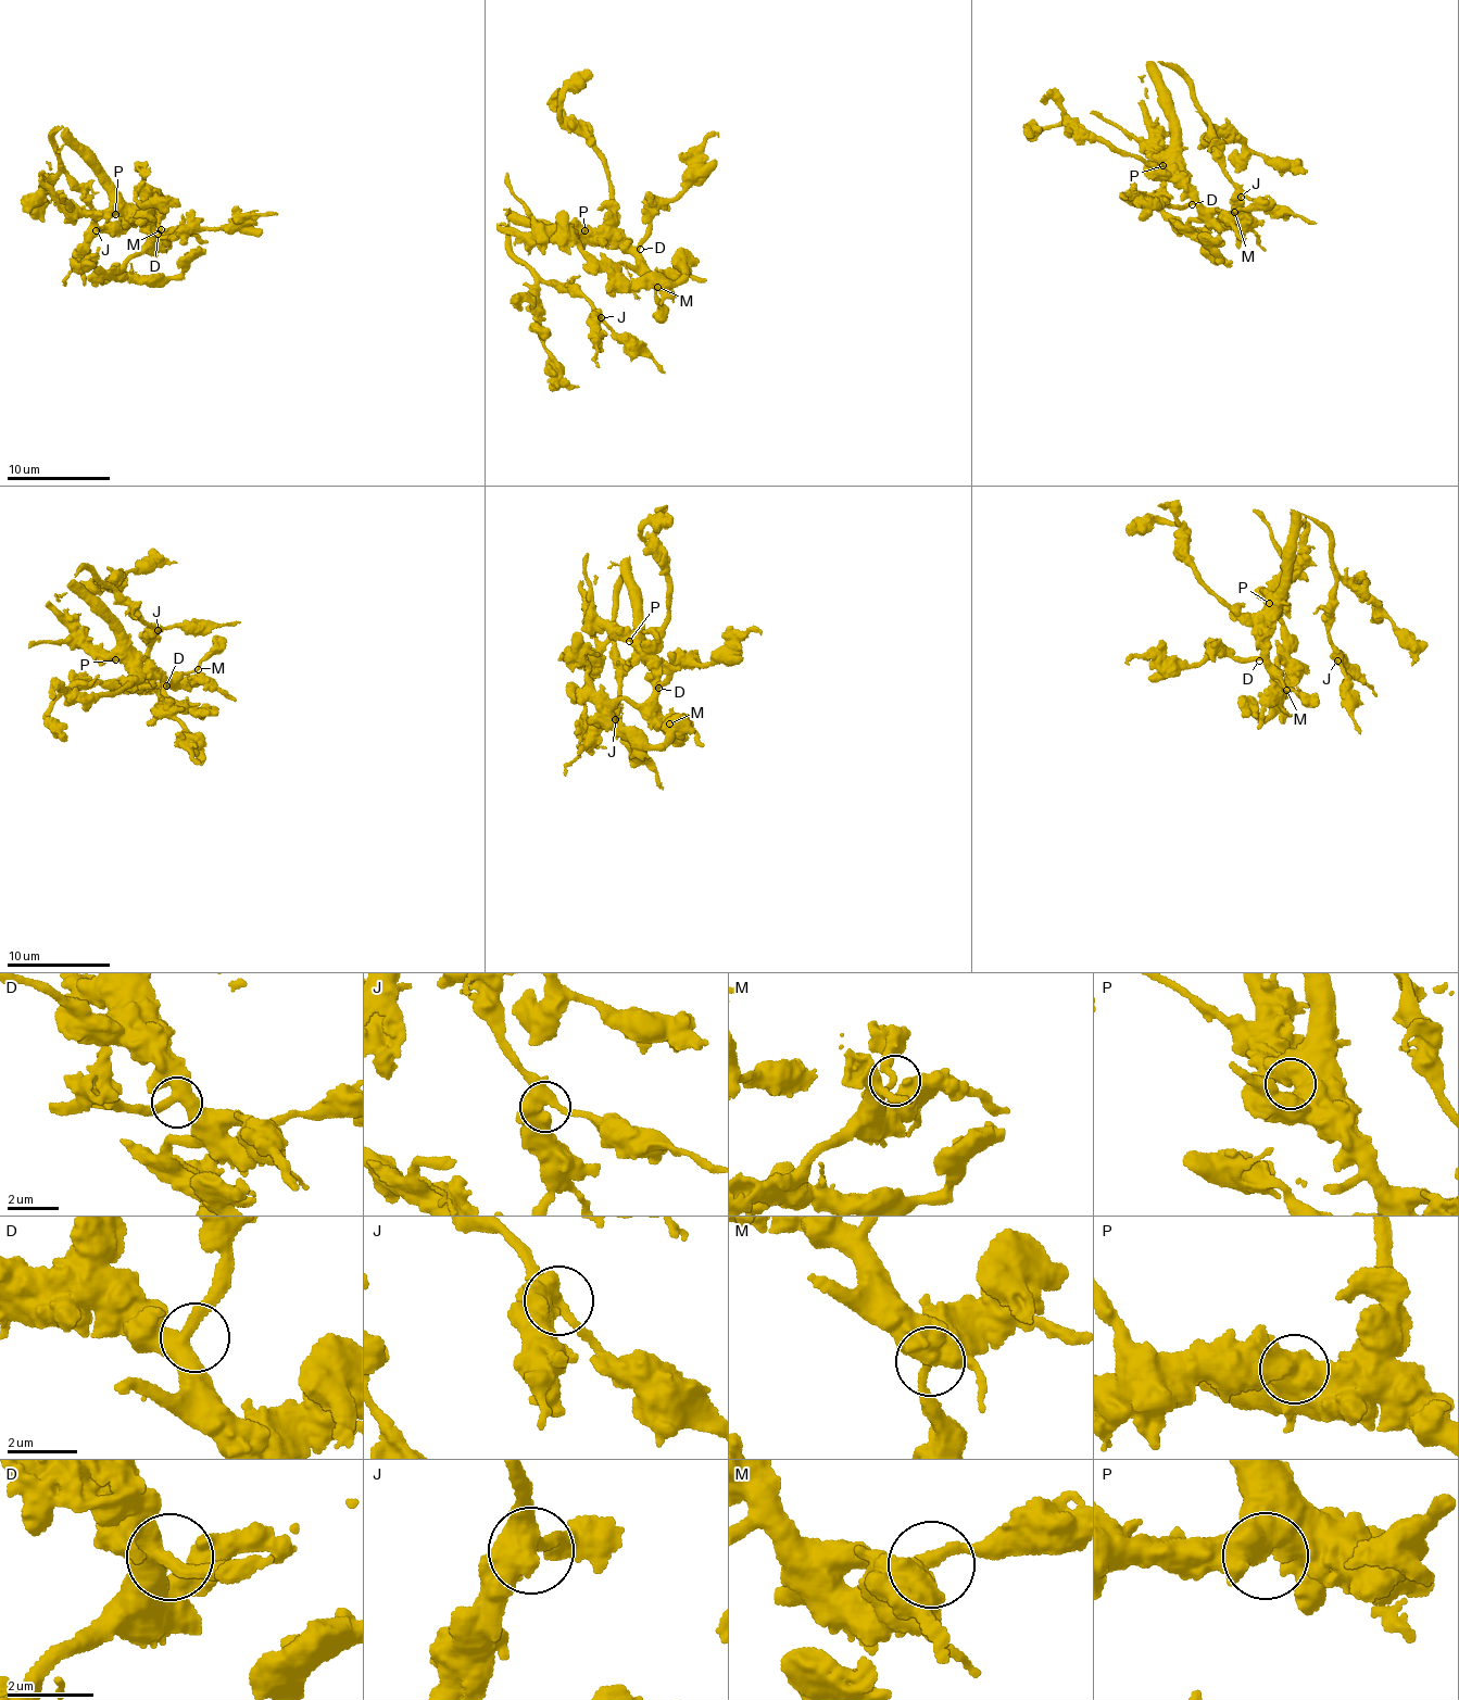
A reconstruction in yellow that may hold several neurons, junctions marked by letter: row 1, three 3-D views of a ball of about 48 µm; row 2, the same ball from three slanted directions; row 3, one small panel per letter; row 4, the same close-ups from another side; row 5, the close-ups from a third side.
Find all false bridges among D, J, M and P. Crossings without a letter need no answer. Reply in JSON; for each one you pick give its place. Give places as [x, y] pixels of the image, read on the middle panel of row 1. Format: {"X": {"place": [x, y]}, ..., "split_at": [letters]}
{"split_at": []}

